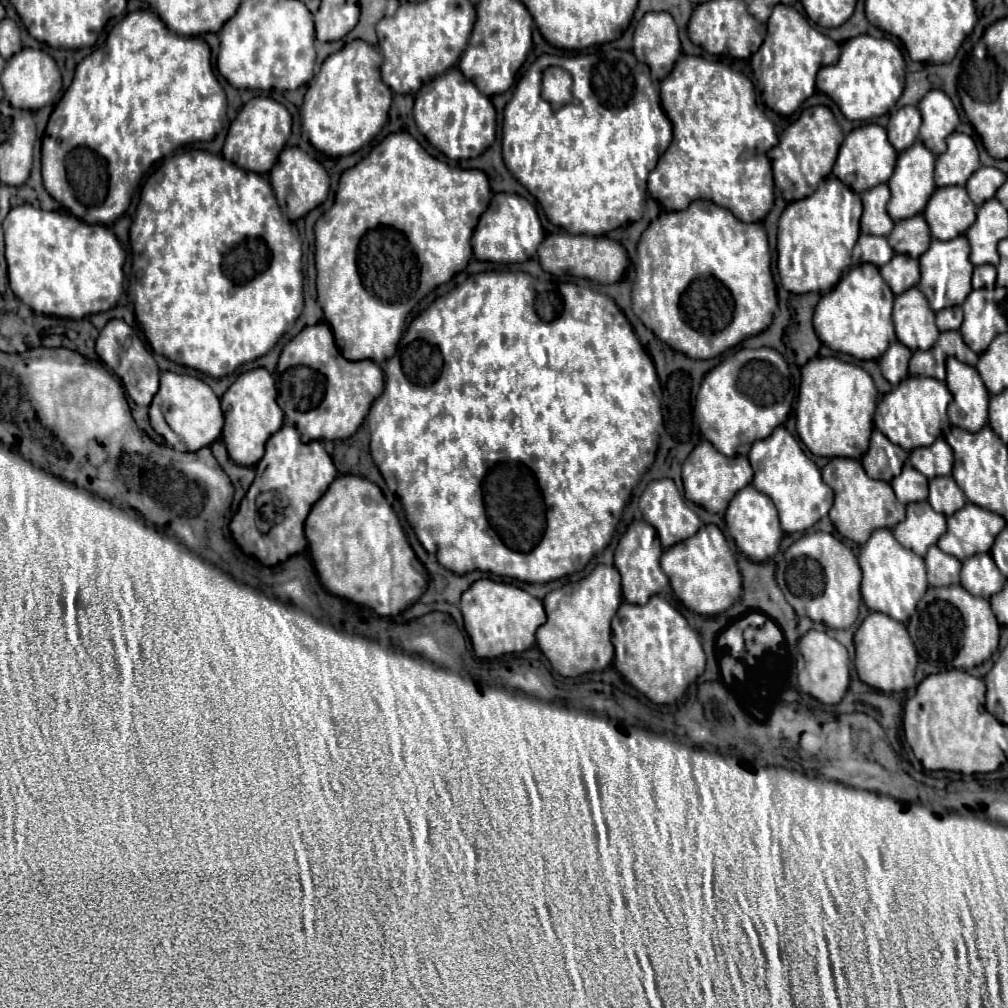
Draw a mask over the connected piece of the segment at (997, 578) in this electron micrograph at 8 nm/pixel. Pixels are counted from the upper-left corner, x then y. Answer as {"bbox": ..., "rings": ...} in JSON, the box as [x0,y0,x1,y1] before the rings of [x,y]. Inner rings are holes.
{"bbox":[961,553,1005,599],"rings":[[[989,553],[973,555],[963,561],[961,567],[961,585],[971,591],[971,595],[989,599],[991,595],[999,593],[1003,589],[1005,577],[995,567],[995,561]]]}

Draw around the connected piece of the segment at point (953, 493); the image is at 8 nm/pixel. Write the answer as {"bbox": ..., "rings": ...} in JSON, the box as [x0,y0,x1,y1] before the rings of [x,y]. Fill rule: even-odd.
{"bbox":[929,477,967,515],"rings":[[[935,477],[929,481],[929,499],[931,507],[943,515],[953,515],[959,511],[967,499],[953,477]]]}

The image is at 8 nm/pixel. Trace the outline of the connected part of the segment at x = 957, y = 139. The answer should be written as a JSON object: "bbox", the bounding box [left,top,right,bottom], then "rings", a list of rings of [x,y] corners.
{"bbox":[935,133,979,187],"rings":[[[955,133],[947,139],[947,151],[937,157],[935,183],[937,187],[965,185],[979,167],[979,153],[973,139],[965,133]]]}

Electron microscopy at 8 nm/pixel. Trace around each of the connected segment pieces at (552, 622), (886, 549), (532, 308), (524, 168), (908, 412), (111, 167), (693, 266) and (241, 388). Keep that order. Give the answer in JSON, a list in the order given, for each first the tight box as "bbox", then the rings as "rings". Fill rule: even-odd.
[{"bbox":[537,565,621,677],"rings":[[[597,565],[591,575],[577,583],[567,583],[561,589],[555,589],[545,595],[543,607],[547,611],[547,621],[537,631],[537,645],[543,655],[549,659],[553,669],[563,677],[577,677],[589,671],[603,671],[613,661],[613,645],[611,645],[611,619],[621,605],[621,579],[619,571],[613,565]]]},{"bbox":[859,529,927,623],"rings":[[[883,529],[883,531],[875,531],[875,535],[871,535],[871,539],[865,545],[861,545],[859,567],[863,571],[861,595],[865,605],[871,611],[881,611],[899,623],[907,623],[919,599],[927,591],[923,557],[901,547],[893,537],[893,533],[889,529]]]},{"bbox":[369,271,663,583],"rings":[[[489,271],[483,273],[477,273],[477,275],[469,275],[467,281],[463,285],[459,285],[457,289],[453,289],[451,293],[443,295],[443,297],[437,297],[421,315],[417,315],[407,333],[403,335],[403,343],[399,341],[399,353],[396,353],[394,357],[391,357],[384,368],[385,387],[383,395],[373,403],[373,407],[369,411],[369,433],[370,433],[370,453],[378,467],[379,471],[383,473],[383,478],[387,483],[388,488],[399,495],[403,507],[405,507],[405,515],[407,515],[407,521],[409,525],[413,527],[419,543],[425,547],[425,551],[433,557],[437,557],[437,561],[447,567],[449,571],[453,571],[455,575],[465,575],[469,571],[487,571],[487,573],[495,573],[495,575],[501,575],[501,577],[511,577],[511,579],[519,579],[519,581],[525,581],[525,583],[549,583],[549,581],[555,581],[563,575],[569,575],[569,573],[575,573],[575,571],[581,571],[585,569],[585,565],[589,563],[589,559],[597,553],[601,553],[607,543],[611,541],[613,533],[615,533],[615,527],[619,525],[619,519],[623,515],[623,509],[625,509],[625,503],[627,499],[631,497],[631,491],[633,487],[637,485],[637,481],[641,479],[641,475],[651,467],[651,463],[655,461],[655,453],[657,453],[657,447],[659,447],[659,432],[663,431],[663,415],[661,412],[661,383],[657,379],[657,373],[655,373],[655,365],[651,361],[651,357],[645,353],[643,345],[639,343],[637,335],[633,333],[627,317],[623,315],[623,311],[617,307],[617,303],[603,295],[603,293],[597,293],[592,288],[586,286],[579,286],[573,283],[559,283],[559,289],[555,285],[545,285],[545,283],[539,283],[535,281],[531,275],[527,275],[523,271]],[[479,479],[483,479],[483,501],[485,501],[485,507],[483,507],[483,501],[479,499]]]},{"bbox":[503,49,671,235],"rings":[[[611,49],[611,51],[605,51],[605,53],[587,53],[587,55],[575,55],[575,57],[555,57],[555,55],[541,55],[531,67],[529,71],[519,79],[519,83],[515,85],[515,91],[513,91],[513,97],[511,101],[505,105],[505,111],[503,111],[503,161],[507,165],[507,169],[515,175],[515,179],[541,203],[547,219],[557,225],[557,227],[563,227],[567,233],[573,233],[573,235],[603,235],[611,229],[617,229],[621,225],[627,225],[627,223],[633,223],[633,221],[639,221],[641,215],[643,215],[643,203],[645,203],[645,197],[647,197],[647,187],[645,187],[645,181],[647,181],[647,175],[655,169],[657,165],[657,159],[667,151],[671,143],[671,121],[667,119],[664,110],[661,106],[658,83],[653,81],[649,77],[649,71],[647,71],[647,65],[641,65],[635,55],[631,51],[621,51],[621,49]],[[549,65],[557,65],[557,67],[563,67],[571,73],[573,77],[573,97],[575,97],[575,103],[569,103],[565,107],[561,107],[559,111],[553,111],[549,101],[545,101],[541,97],[541,73],[549,67]]]},{"bbox":[875,375,951,451],"rings":[[[909,375],[899,383],[895,389],[883,395],[883,399],[877,405],[875,411],[875,427],[891,439],[891,443],[899,443],[905,451],[911,451],[915,447],[927,447],[931,445],[945,429],[945,413],[947,405],[951,401],[951,393],[947,391],[947,385],[937,379],[923,379],[923,375]]]},{"bbox":[43,9,227,225],"rings":[[[141,9],[141,11],[133,11],[129,15],[125,15],[119,25],[113,27],[113,31],[109,33],[107,41],[103,47],[95,49],[91,55],[87,55],[75,69],[73,81],[69,85],[69,89],[65,91],[65,95],[61,97],[61,101],[57,103],[57,107],[53,109],[47,129],[45,129],[45,137],[43,137],[43,185],[49,191],[49,195],[59,201],[65,209],[69,209],[75,217],[83,219],[85,223],[101,223],[101,225],[109,225],[115,223],[125,209],[131,203],[131,193],[133,189],[139,185],[143,173],[161,157],[169,155],[171,151],[175,151],[181,145],[187,143],[195,143],[195,141],[211,141],[219,131],[221,131],[221,117],[225,115],[227,109],[227,99],[225,99],[225,91],[221,89],[219,81],[213,75],[211,69],[211,51],[209,45],[205,41],[201,41],[199,37],[181,37],[173,31],[169,31],[165,27],[165,23],[149,9]]]},{"bbox":[633,201,777,359],"rings":[[[693,201],[685,211],[661,213],[637,243],[639,269],[633,285],[633,313],[657,339],[691,359],[713,359],[743,339],[765,331],[777,309],[769,243],[761,223],[743,223],[711,201]]]},{"bbox":[221,367,283,467],"rings":[[[259,367],[241,373],[235,383],[225,391],[221,397],[221,407],[225,413],[225,425],[223,425],[223,441],[227,445],[229,457],[237,465],[253,467],[265,451],[265,441],[279,431],[283,425],[283,411],[277,405],[277,389],[275,389],[275,379],[273,375]]]}]

